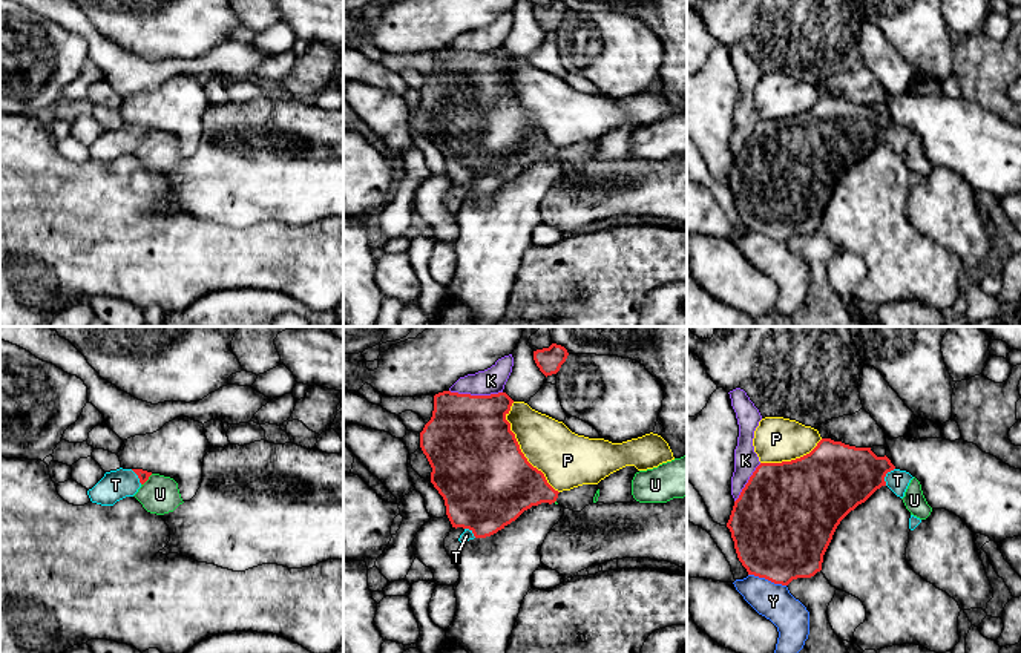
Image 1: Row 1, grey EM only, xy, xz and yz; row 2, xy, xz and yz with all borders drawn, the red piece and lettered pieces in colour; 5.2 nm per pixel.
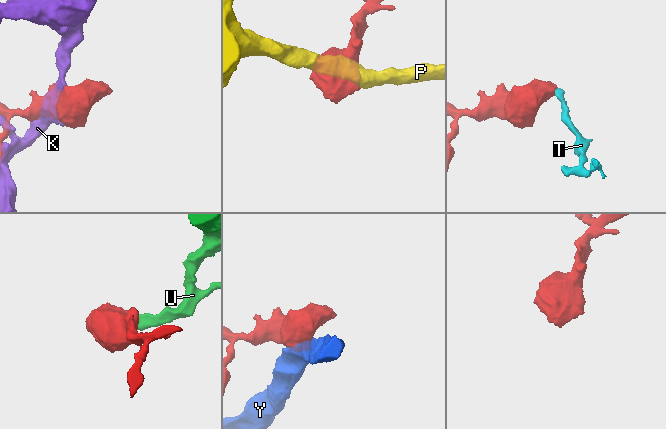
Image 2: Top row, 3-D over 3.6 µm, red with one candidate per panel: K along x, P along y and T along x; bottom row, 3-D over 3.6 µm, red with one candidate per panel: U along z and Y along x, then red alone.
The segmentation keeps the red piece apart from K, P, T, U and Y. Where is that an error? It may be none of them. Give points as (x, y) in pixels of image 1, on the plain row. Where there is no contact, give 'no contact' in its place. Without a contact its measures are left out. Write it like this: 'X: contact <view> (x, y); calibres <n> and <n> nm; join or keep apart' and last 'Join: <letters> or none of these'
K: contact xz (476, 52); calibres 460 and 140 nm; keep apart
P: contact xz (518, 105); calibres 480 and 280 nm; keep apart
T: contact yz (885, 132); calibres 360 and 120 nm; join
U: contact xy (146, 137); calibres 60 and 200 nm; keep apart
Y: contact yz (767, 235); calibres 500 and 190 nm; keep apart
Join: T

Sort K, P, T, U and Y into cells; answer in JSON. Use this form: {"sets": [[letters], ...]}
{"sets": [["K"], ["P"], ["T"], ["U"], ["Y"]]}

